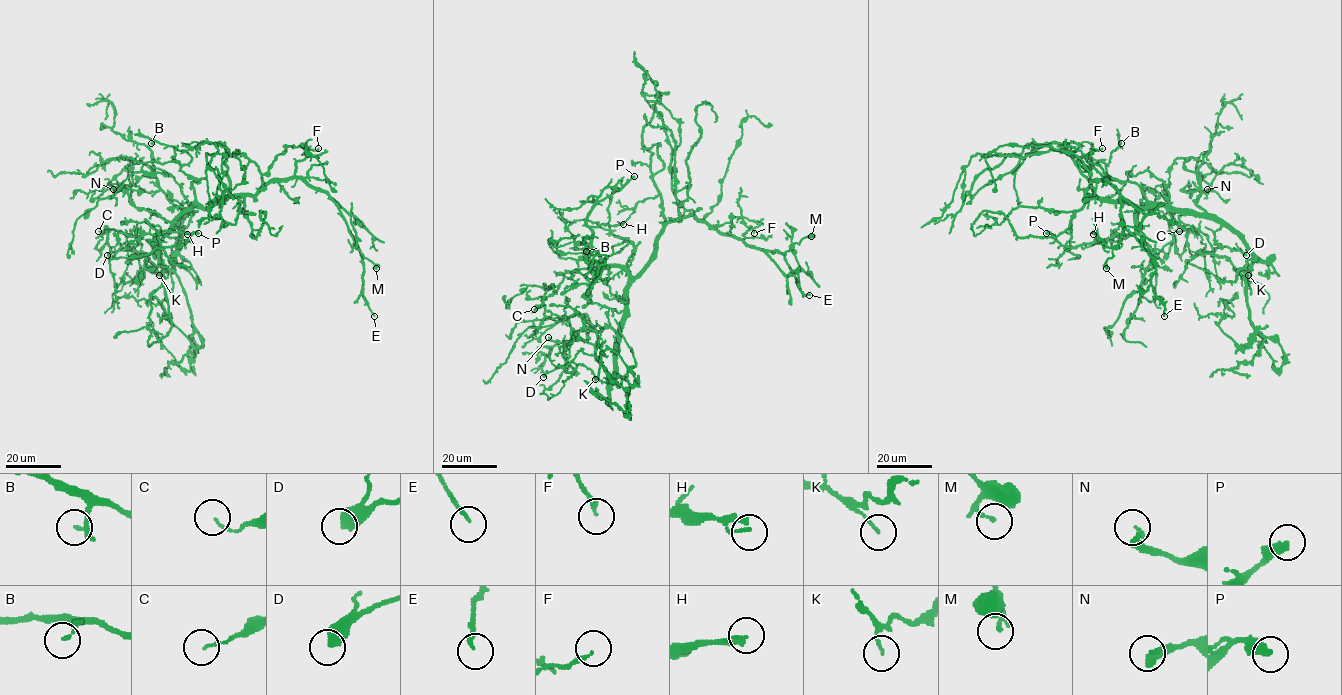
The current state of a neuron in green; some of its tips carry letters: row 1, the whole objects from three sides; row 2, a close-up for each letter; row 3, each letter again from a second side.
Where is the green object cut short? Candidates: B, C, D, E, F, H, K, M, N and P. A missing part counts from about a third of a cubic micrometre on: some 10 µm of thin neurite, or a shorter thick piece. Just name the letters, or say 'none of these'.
none of these

